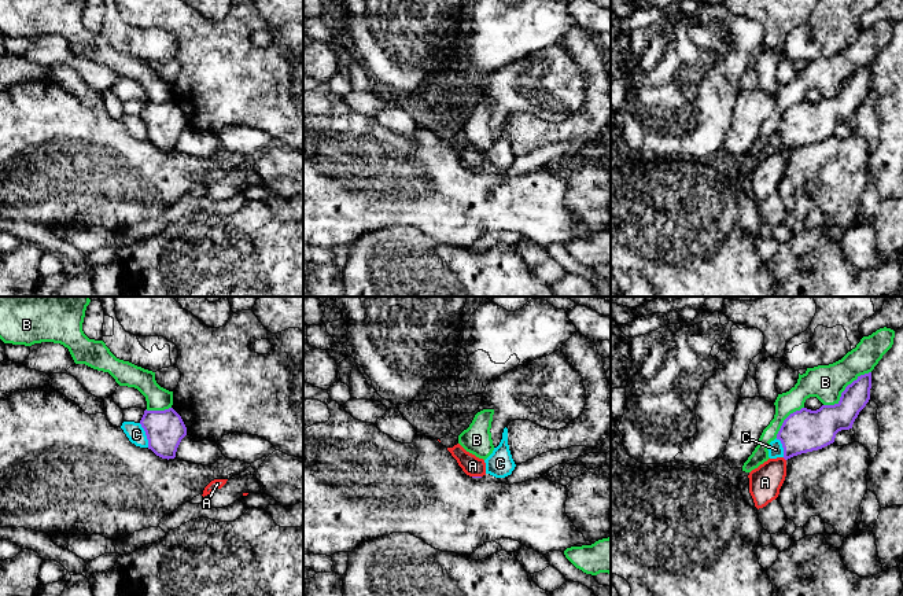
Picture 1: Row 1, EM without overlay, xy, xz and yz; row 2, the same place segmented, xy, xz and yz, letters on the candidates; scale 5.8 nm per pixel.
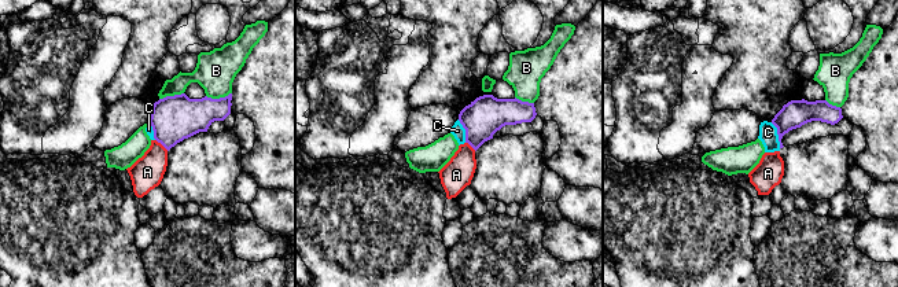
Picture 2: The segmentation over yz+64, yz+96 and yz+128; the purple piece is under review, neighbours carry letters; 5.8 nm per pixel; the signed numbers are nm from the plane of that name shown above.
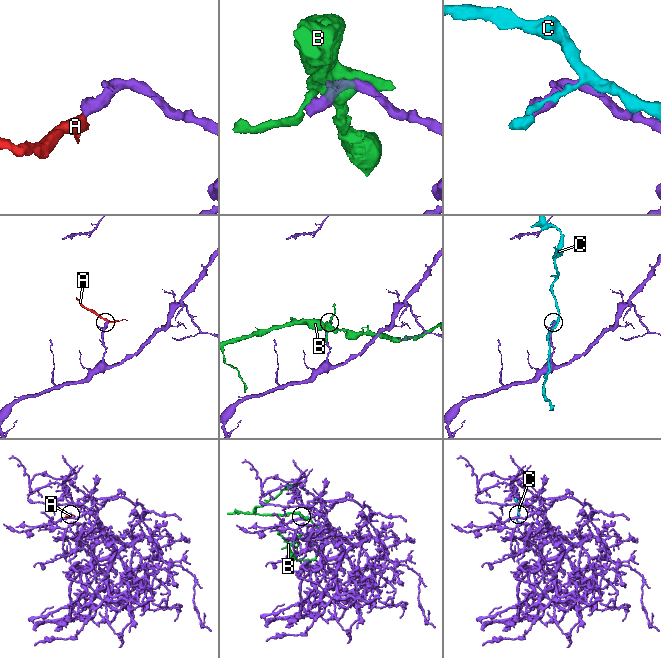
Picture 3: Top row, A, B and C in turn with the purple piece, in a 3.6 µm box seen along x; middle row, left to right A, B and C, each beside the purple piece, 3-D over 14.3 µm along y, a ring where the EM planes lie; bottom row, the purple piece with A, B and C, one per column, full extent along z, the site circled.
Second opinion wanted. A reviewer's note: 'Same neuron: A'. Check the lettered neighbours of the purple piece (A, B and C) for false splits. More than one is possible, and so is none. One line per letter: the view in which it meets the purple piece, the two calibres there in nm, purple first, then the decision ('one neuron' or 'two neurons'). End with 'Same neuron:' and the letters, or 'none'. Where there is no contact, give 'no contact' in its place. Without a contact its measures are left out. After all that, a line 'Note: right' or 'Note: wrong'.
A: xz | 20/120 nm | one neuron
B: yz | 190/200 nm | two neurons
C: xy | 220/110 nm | two neurons
Same neuron: A
Note: right

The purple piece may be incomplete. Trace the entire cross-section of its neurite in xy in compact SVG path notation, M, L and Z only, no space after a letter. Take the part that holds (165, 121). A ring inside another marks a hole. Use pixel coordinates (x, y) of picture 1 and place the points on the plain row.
M173 102L144 103L140 113L148 132L148 141L162 151L174 151L187 119L181 108Z

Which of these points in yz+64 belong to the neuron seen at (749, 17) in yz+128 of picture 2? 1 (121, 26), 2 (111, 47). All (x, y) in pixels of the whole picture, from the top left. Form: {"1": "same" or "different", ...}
{"1": "different", "2": "different"}

